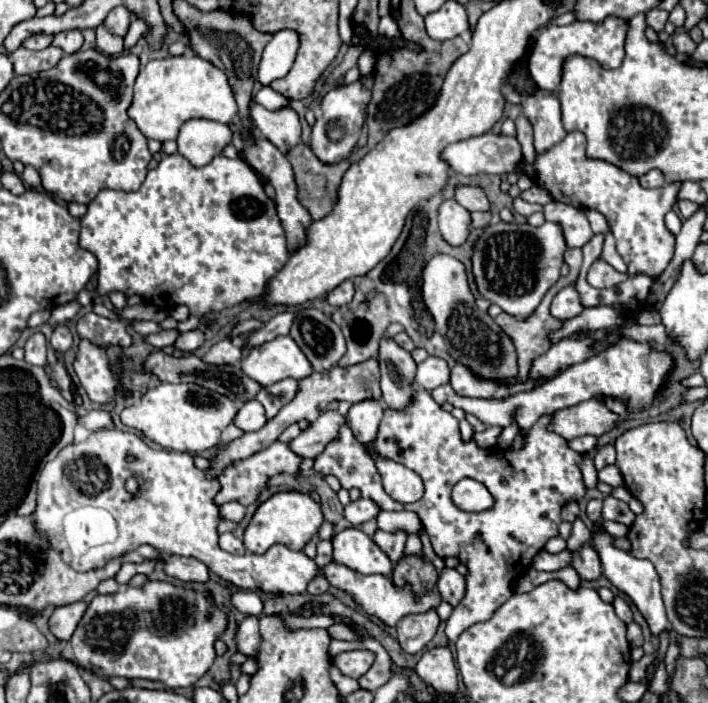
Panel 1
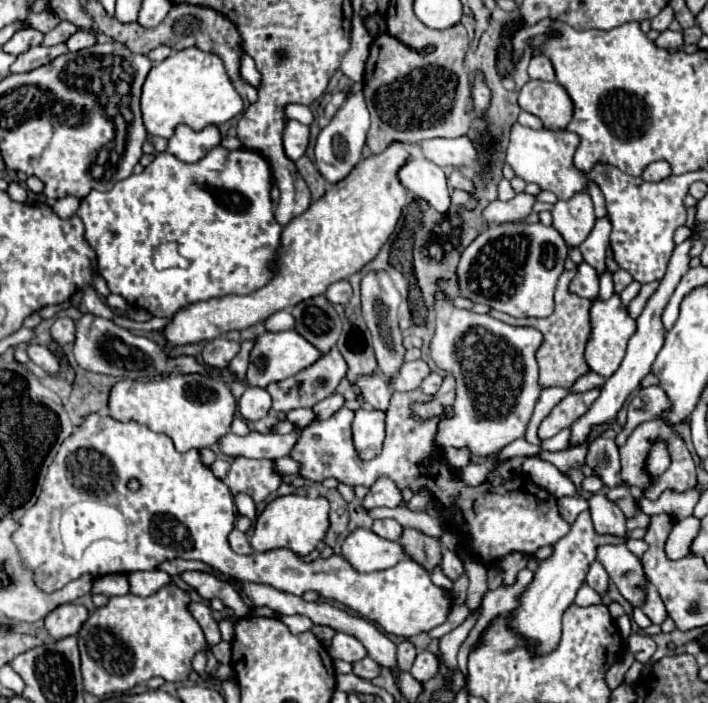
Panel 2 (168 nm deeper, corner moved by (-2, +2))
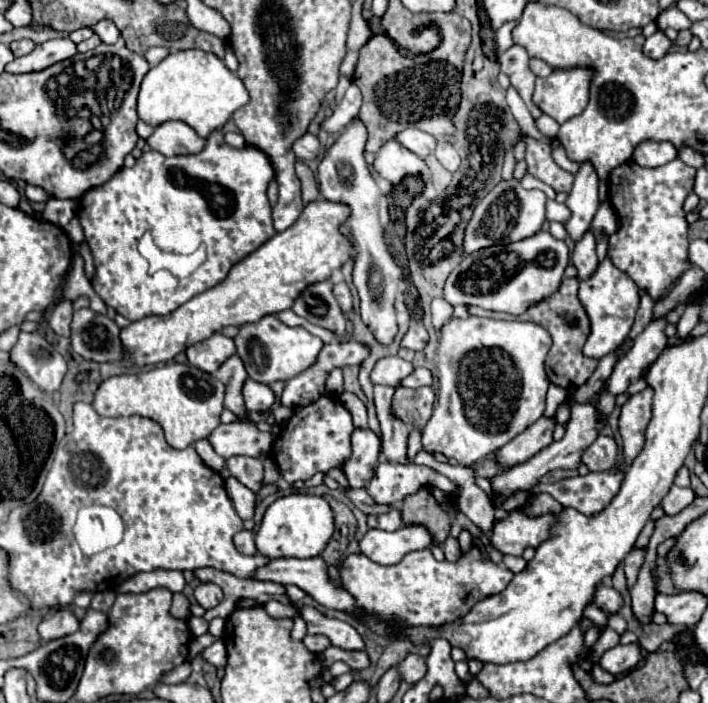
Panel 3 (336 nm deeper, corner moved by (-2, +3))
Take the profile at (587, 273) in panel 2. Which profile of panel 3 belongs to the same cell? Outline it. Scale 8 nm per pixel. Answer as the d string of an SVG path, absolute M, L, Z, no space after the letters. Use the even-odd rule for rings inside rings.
M588 231L574 247L572 253L572 263L578 269L578 279L582 277L590 277L590 273L594 273L594 269L598 267L598 257L596 257L596 239L592 235L592 231Z

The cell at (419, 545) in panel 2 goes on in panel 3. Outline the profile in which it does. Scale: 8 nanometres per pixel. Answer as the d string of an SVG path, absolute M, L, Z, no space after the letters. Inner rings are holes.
M418 491L416 495L406 497L400 505L400 511L402 511L404 525L426 525L426 529L434 533L432 543L436 545L442 545L442 541L450 533L452 517L426 491Z

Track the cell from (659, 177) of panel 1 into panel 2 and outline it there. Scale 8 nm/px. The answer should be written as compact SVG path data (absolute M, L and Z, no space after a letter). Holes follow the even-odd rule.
M658 160L658 162L652 162L652 164L648 164L648 166L644 168L642 178L648 180L648 182L658 182L658 180L662 180L662 178L668 178L670 174L672 174L670 164L668 164L666 160Z

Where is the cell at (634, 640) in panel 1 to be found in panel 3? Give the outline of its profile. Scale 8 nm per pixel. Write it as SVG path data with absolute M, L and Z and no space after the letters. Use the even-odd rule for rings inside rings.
M638 643L616 645L600 657L598 665L602 669L604 669L604 659L606 659L606 667L612 675L624 675L626 671L632 671L634 667L638 667L638 663L642 661L642 651L640 651Z

